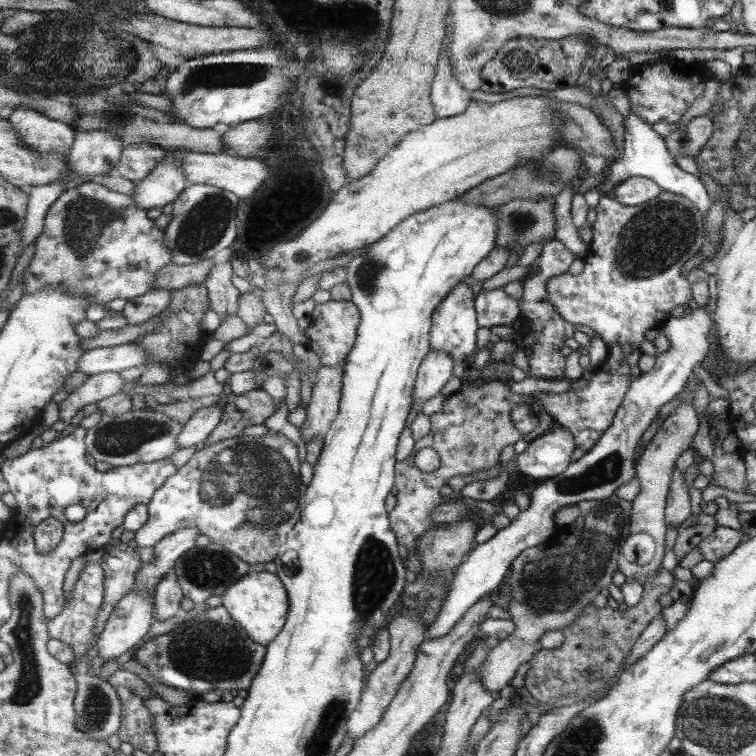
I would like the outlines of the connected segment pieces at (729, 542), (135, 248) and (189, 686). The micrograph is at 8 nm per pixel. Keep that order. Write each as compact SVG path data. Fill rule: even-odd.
M720 526L698 544L697 550L703 555L703 560L716 564L738 548L740 538L742 536L738 536L738 530Z
M87 181L78 187L64 192L45 216L44 230L36 239L36 251L24 271L23 294L38 292L46 286L66 288L74 296L86 296L90 305L101 304L108 300L124 298L126 301L145 295L151 290L152 283L158 278L158 271L166 263L172 262L172 254L164 246L166 232L158 228L156 222L147 216L146 208L138 208L131 196L108 190L97 181Z
M224 606L209 608L198 614L194 619L184 622L183 627L176 628L169 633L158 635L148 641L146 646L137 649L134 659L148 668L148 672L160 684L176 688L176 690L187 690L193 696L201 696L212 692L216 688L220 690L248 690L253 685L257 673L261 671L261 665L265 661L268 648L250 639L246 629L238 621L235 621Z

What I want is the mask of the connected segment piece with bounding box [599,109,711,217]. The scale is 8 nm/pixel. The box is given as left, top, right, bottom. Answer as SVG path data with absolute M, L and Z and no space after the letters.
M632 109L630 114L624 117L624 153L622 158L612 162L605 171L607 179L604 184L599 186L603 192L609 192L615 184L622 183L623 180L632 176L646 177L652 180L662 191L689 198L702 212L702 216L708 216L708 209L711 206L710 196L708 196L704 184L699 180L698 174L690 175L680 169L667 148L665 138L659 136L653 130L653 126L647 124Z

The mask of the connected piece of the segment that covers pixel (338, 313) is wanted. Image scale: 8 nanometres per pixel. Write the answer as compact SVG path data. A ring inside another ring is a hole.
M350 301L318 303L312 314L303 322L303 335L309 347L318 354L322 366L340 366L352 350L358 333L360 312L356 304Z

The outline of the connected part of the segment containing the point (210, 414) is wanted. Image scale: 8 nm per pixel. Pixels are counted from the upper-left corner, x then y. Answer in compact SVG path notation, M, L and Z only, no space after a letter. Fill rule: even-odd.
M217 405L208 408L200 408L195 416L192 416L184 425L184 429L178 435L178 448L184 448L200 444L218 426L222 418L222 409Z

